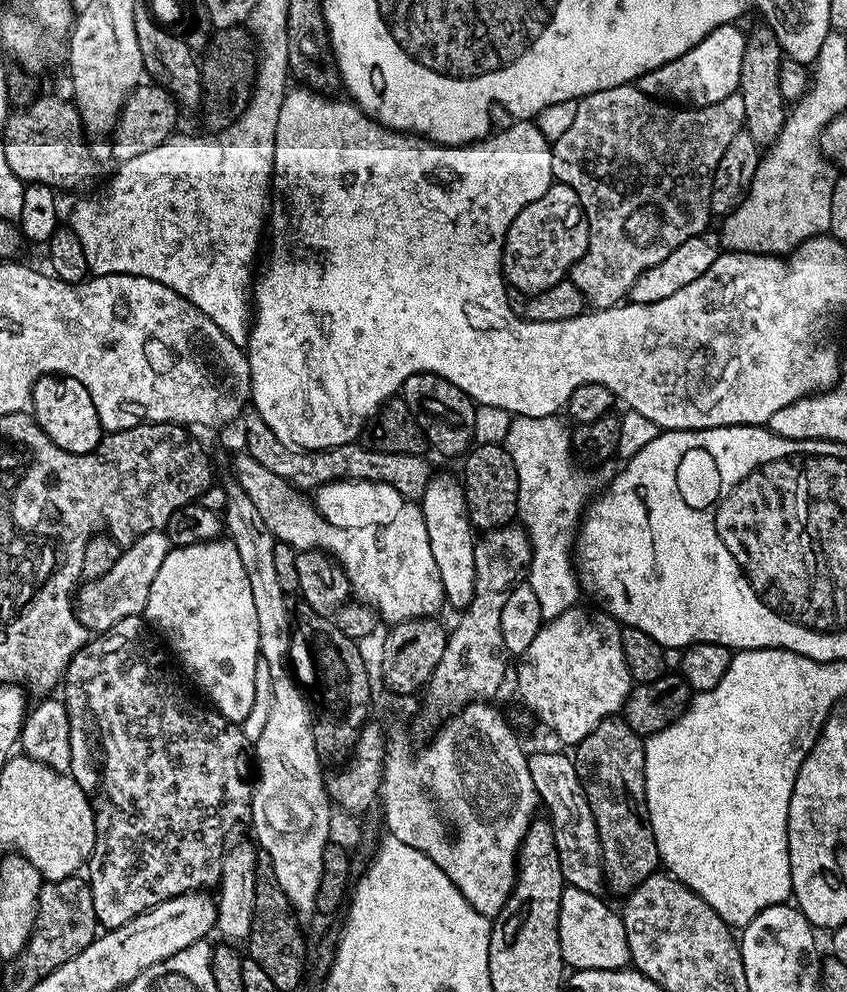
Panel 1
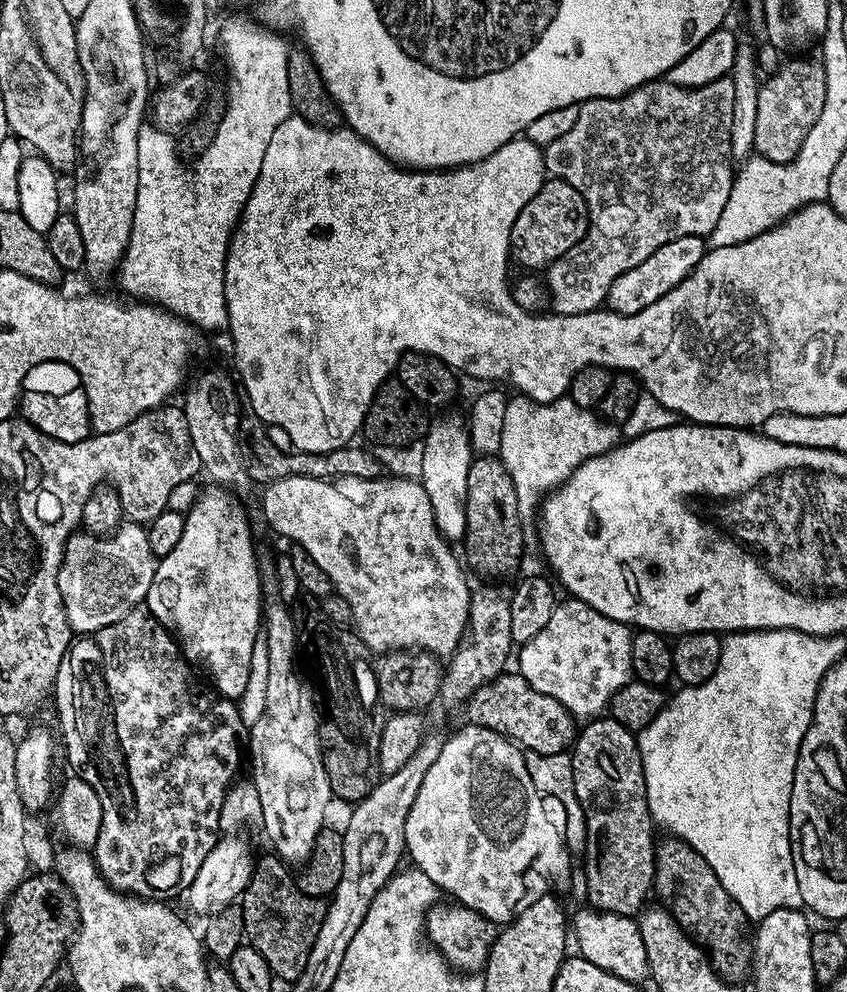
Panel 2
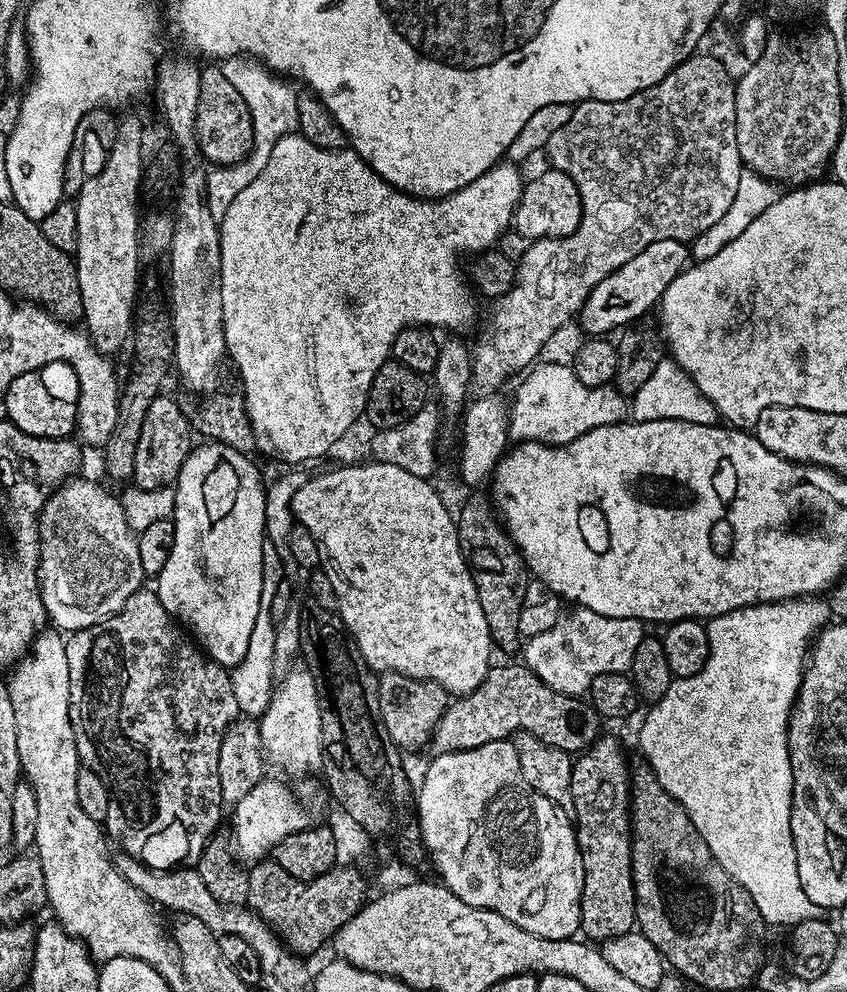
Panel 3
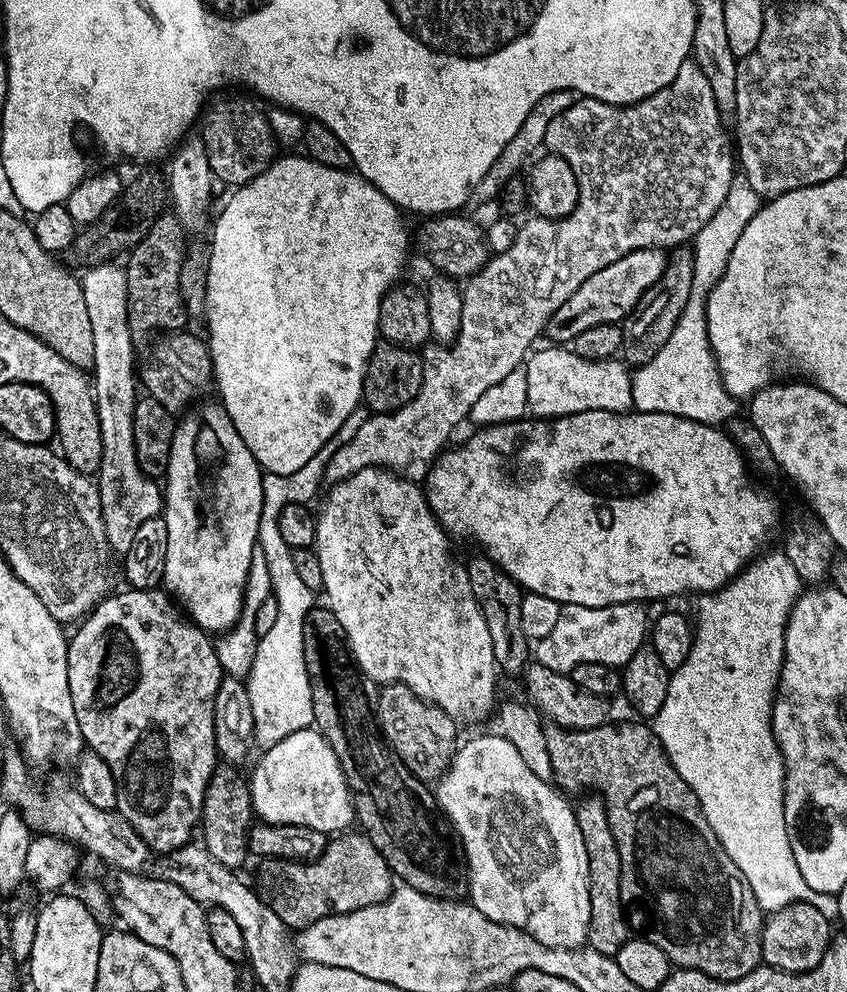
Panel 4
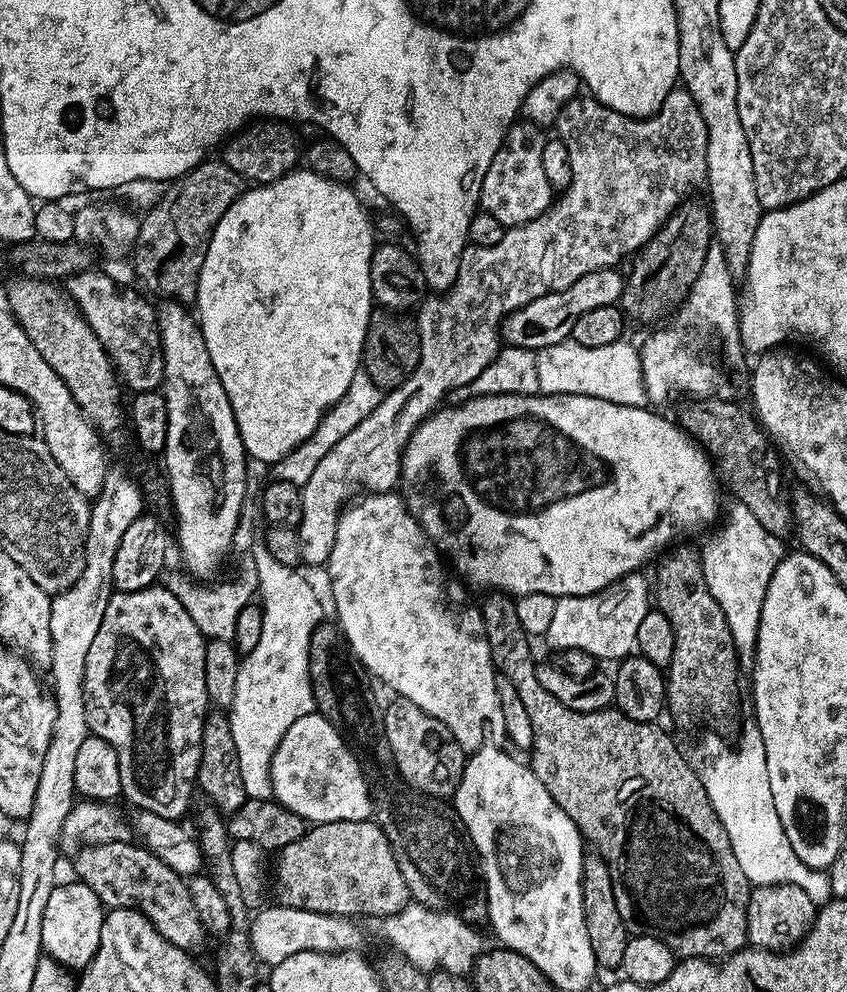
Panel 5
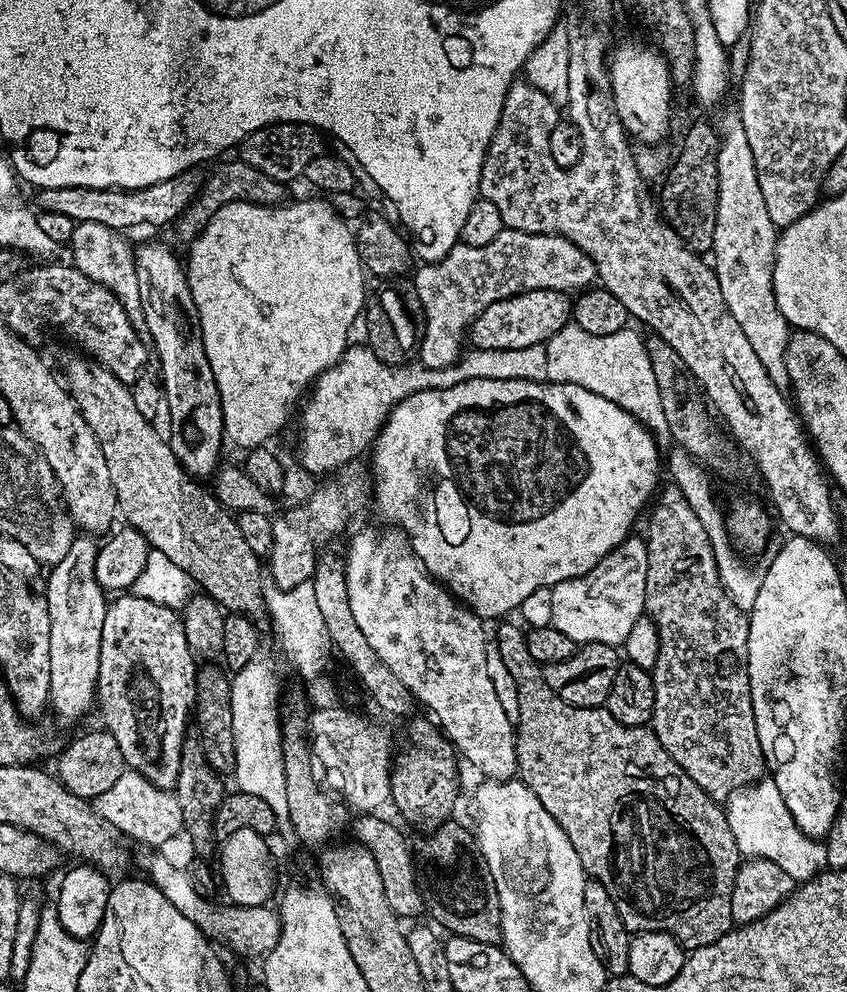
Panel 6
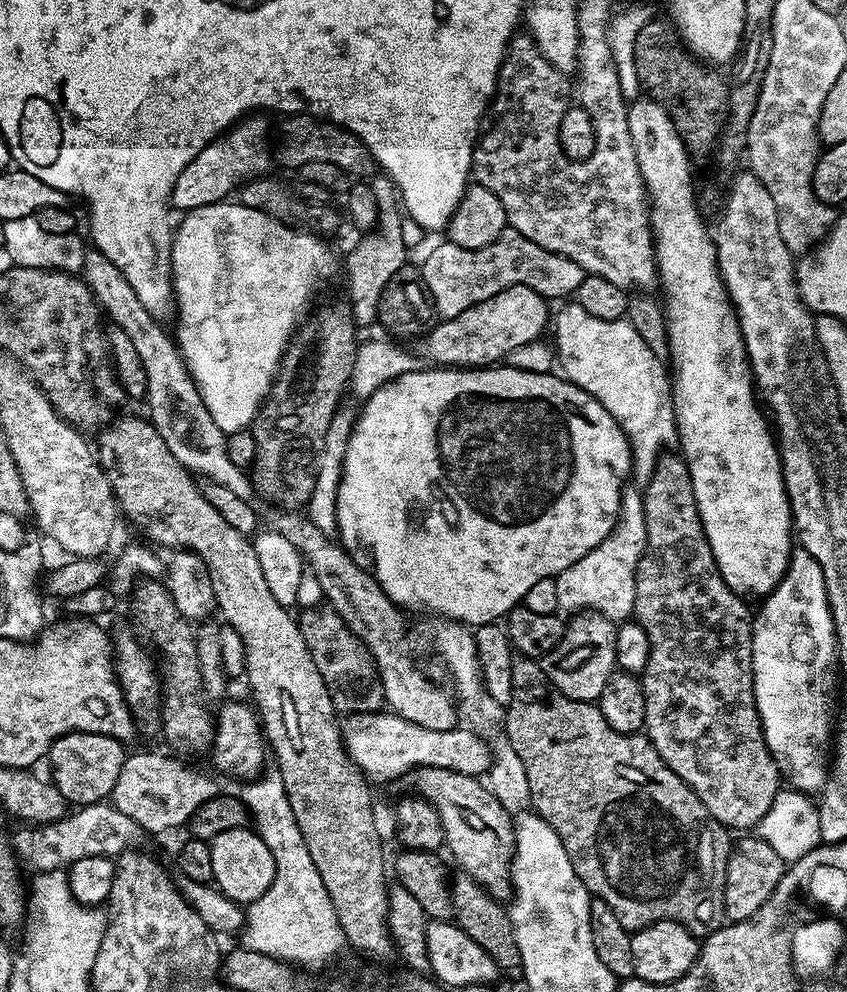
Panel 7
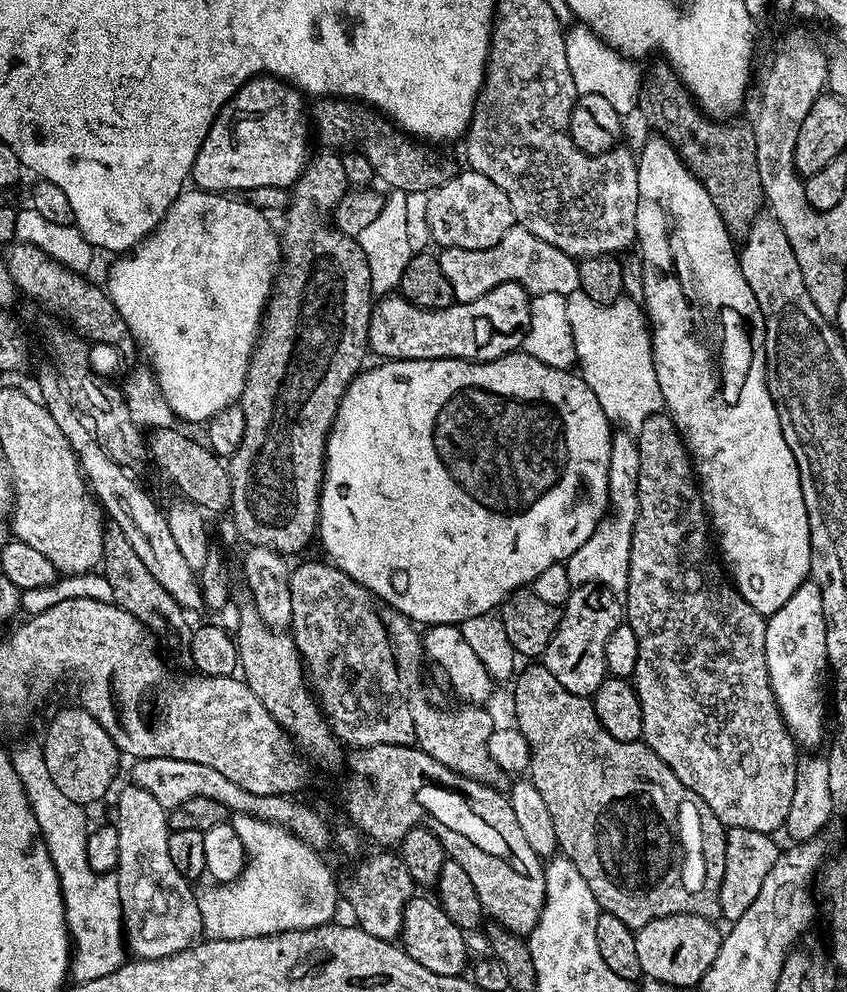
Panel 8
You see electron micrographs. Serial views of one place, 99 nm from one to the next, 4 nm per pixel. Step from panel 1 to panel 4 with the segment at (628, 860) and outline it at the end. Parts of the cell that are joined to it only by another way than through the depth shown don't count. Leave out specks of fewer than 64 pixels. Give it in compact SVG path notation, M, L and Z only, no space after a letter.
M595 794L583 797L584 801L575 805L574 811L578 830L582 830L582 843L586 846L588 859L588 889L590 890L590 922L588 923L587 947L598 950L598 954L616 957L618 950L630 938L628 918L624 915L624 904L620 901L620 859L614 834L606 814L603 800Z

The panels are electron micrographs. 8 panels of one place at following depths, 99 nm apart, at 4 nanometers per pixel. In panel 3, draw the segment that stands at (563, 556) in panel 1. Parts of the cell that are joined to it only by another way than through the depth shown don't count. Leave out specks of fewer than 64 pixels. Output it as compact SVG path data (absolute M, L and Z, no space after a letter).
M567 363L539 364L523 377L525 380L517 386L512 404L510 400L507 423L508 435L513 441L533 440L539 444L569 444L591 428L603 424L622 424L629 419L629 397L623 396L615 386L586 386Z

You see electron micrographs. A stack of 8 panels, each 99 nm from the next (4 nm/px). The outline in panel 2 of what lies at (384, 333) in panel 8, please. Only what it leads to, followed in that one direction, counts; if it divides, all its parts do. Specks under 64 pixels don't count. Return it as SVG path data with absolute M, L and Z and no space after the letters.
M702 236L674 238L674 242L666 242L666 246L654 250L654 254L646 258L646 262L634 266L634 270L626 270L626 274L622 274L616 279L614 286L610 286L606 301L607 311L629 316L644 312L646 306L654 306L658 298L670 294L670 290L677 288L691 274L705 251L706 240Z

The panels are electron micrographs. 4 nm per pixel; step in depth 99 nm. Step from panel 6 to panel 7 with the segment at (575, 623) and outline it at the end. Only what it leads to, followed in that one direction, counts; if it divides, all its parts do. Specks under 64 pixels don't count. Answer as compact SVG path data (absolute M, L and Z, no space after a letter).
M625 483L624 490L620 494L620 513L606 538L586 554L586 558L578 558L574 566L566 566L555 577L558 586L558 609L561 613L575 614L585 610L589 612L600 612L613 622L624 622L632 616L634 606L634 586L636 585L636 571L638 562L646 550L646 514L644 513L644 494L637 488L635 483Z

